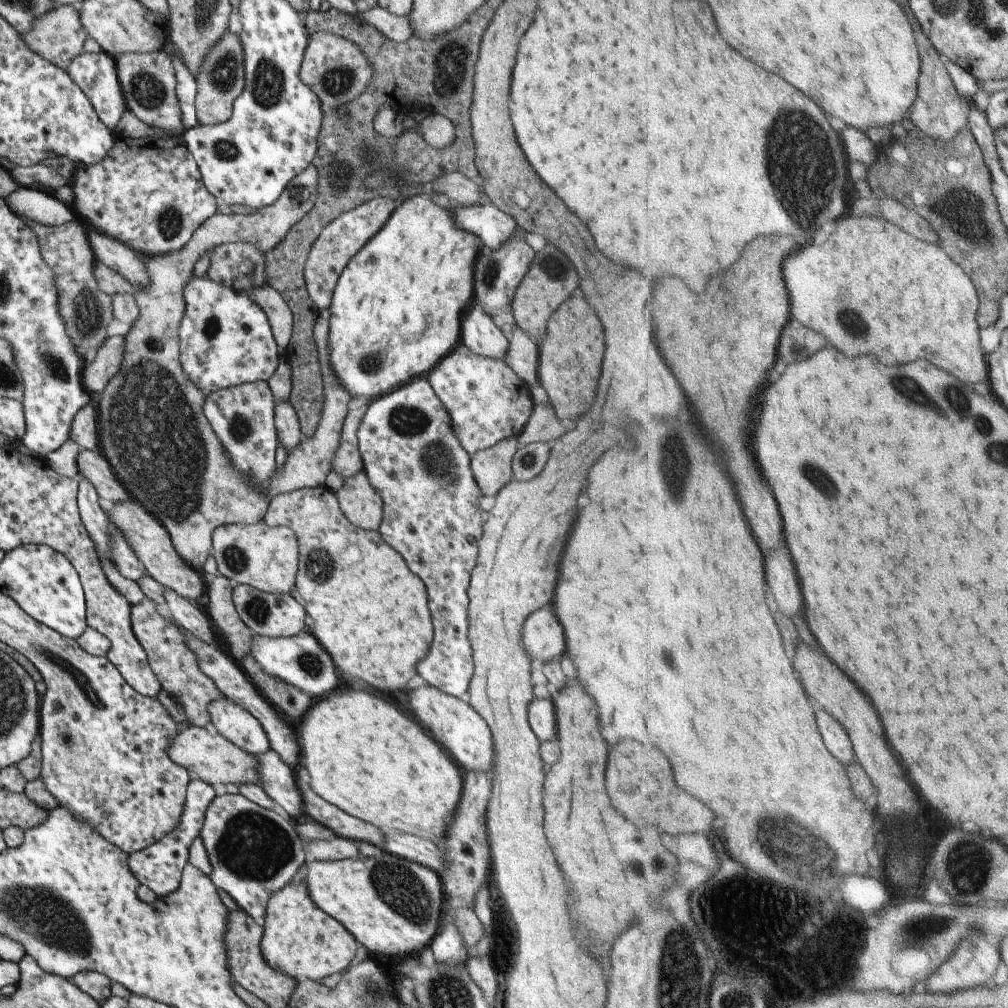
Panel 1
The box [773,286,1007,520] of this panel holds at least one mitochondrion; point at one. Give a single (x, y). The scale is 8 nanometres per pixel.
(908, 391)

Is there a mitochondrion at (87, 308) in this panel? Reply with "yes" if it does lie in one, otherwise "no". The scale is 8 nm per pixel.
yes

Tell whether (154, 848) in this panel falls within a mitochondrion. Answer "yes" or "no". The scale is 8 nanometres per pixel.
no

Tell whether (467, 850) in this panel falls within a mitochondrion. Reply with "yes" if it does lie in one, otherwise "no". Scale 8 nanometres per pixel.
no

